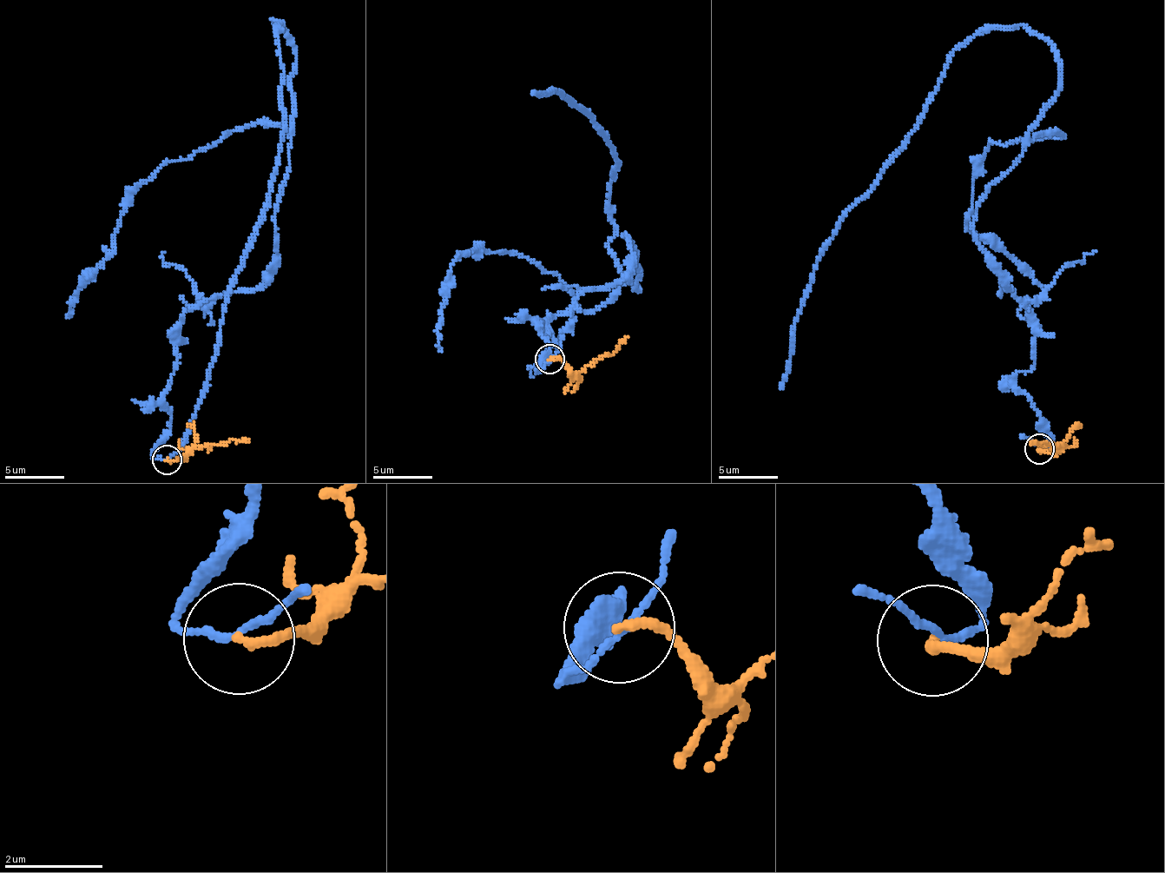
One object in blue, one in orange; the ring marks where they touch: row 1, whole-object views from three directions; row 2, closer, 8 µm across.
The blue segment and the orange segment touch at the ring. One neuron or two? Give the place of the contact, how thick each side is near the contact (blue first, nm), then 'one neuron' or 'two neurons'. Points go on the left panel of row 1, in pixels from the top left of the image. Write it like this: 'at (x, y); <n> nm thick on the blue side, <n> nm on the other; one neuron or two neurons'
at (167, 459); 110 nm thick on the blue side, 190 nm on the other; two neurons

